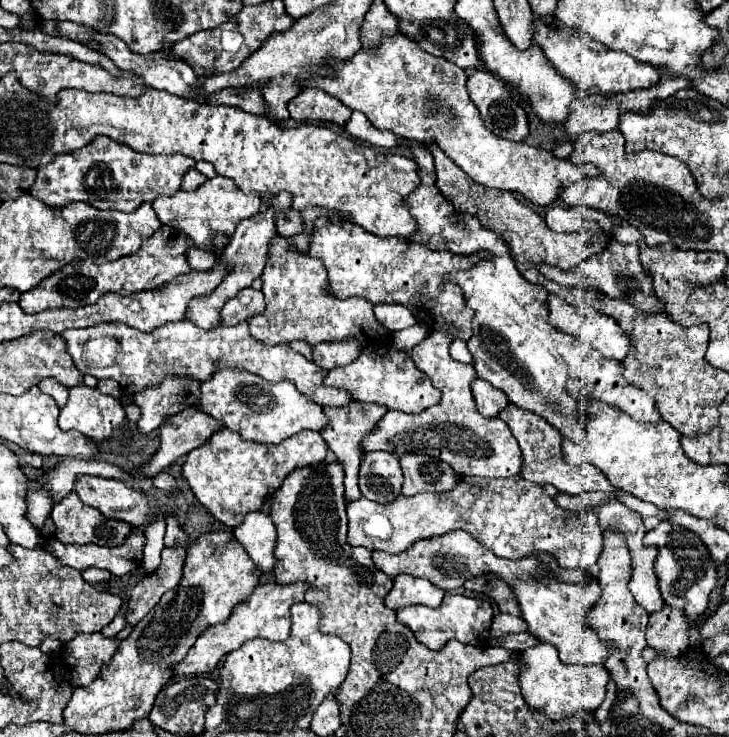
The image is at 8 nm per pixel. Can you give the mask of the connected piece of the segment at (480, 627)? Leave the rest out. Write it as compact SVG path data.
M446 594L442 604L438 608L428 608L428 606L408 606L396 612L398 620L406 624L418 642L422 642L430 650L440 650L448 640L458 640L462 644L472 644L472 646L486 646L488 636L490 636L490 626L492 626L492 606L486 600L480 598L470 598L470 596L460 596L460 594Z

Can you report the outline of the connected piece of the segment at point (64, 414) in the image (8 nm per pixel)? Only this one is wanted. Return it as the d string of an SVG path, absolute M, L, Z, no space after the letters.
M84 384L70 388L68 402L60 408L60 428L78 430L94 442L110 438L124 420L124 406L116 398Z

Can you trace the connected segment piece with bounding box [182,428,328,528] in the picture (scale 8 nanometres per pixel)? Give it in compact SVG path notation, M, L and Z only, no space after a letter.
M228 428L216 432L212 442L196 448L188 454L182 468L184 478L188 480L198 502L214 514L220 522L234 528L242 524L246 512L260 512L262 504L282 486L282 480L296 468L304 464L322 462L328 454L328 446L318 432L302 430L292 438L286 438L278 446L266 446L258 442L248 442L230 432Z

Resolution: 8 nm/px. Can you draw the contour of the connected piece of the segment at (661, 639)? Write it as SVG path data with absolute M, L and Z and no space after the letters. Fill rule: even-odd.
M664 606L660 612L650 614L646 630L648 646L656 650L658 656L678 658L688 648L688 618L682 610Z

